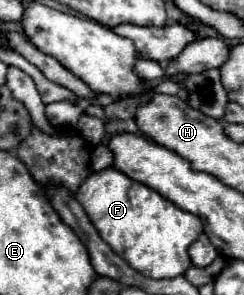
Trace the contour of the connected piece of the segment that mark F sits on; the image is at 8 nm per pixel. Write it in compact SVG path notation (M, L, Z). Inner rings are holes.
M108 167L104 171L90 173L90 177L80 185L76 199L112 251L142 275L152 279L170 279L184 275L192 265L188 247L202 233L202 221L188 211L180 211L174 203L168 203L168 199L158 191Z

